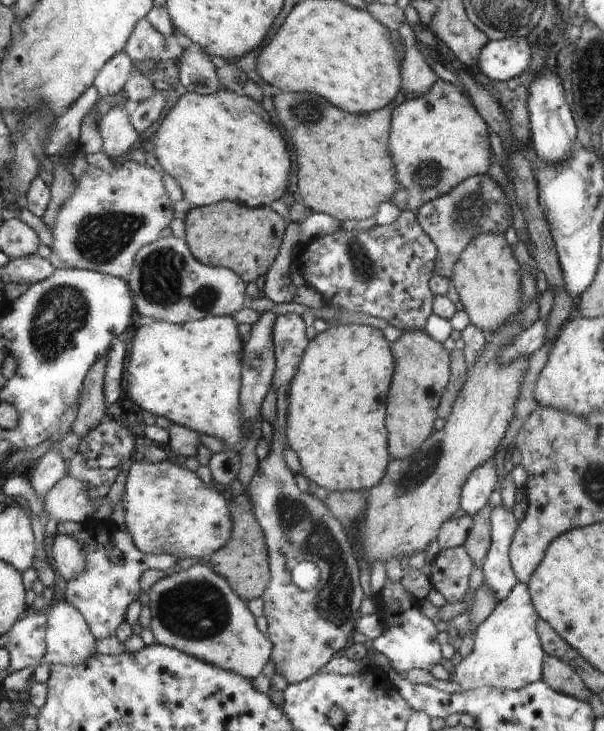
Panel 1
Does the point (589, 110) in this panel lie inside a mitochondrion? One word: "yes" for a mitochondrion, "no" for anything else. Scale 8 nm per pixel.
no

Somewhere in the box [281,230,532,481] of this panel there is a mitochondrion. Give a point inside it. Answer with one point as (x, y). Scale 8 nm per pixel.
(360, 260)

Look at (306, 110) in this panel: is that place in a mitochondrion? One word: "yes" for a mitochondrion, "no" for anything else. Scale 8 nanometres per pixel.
yes

